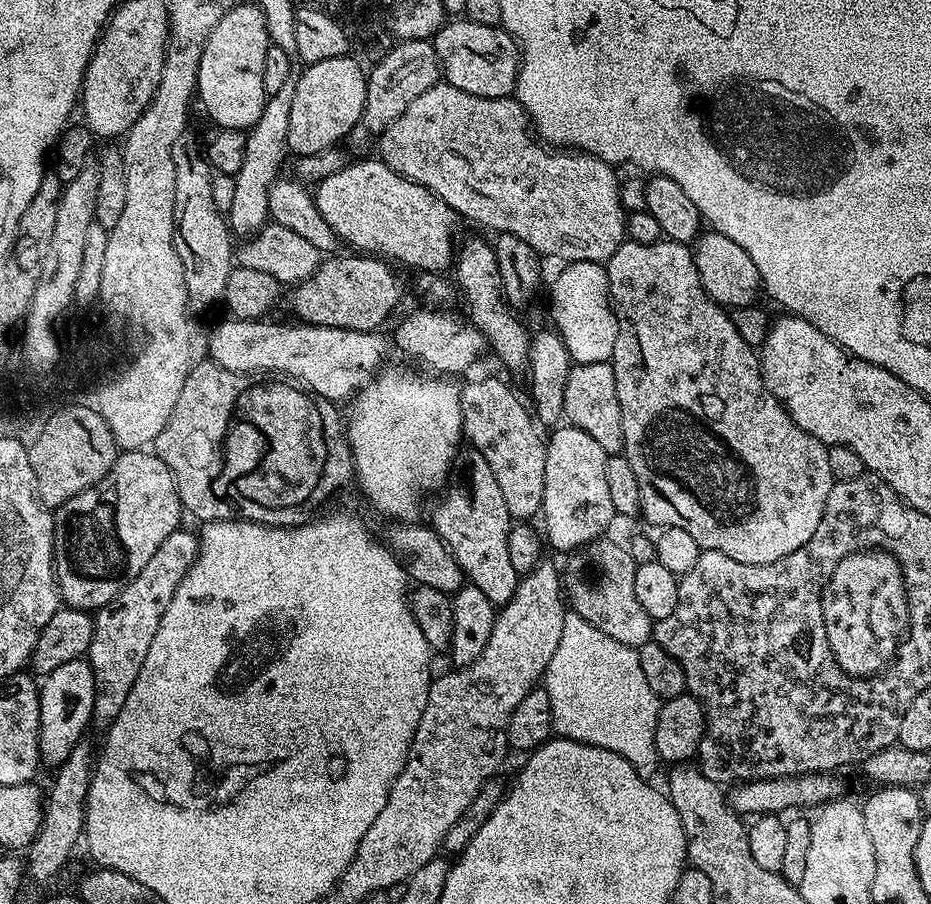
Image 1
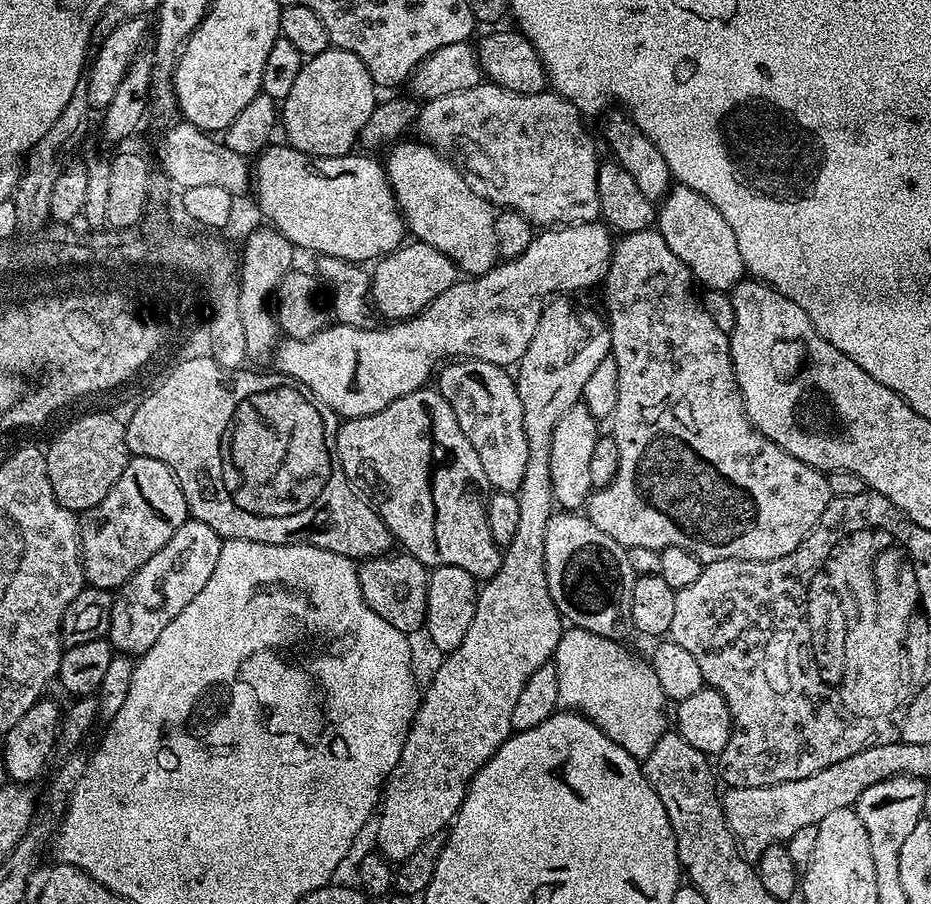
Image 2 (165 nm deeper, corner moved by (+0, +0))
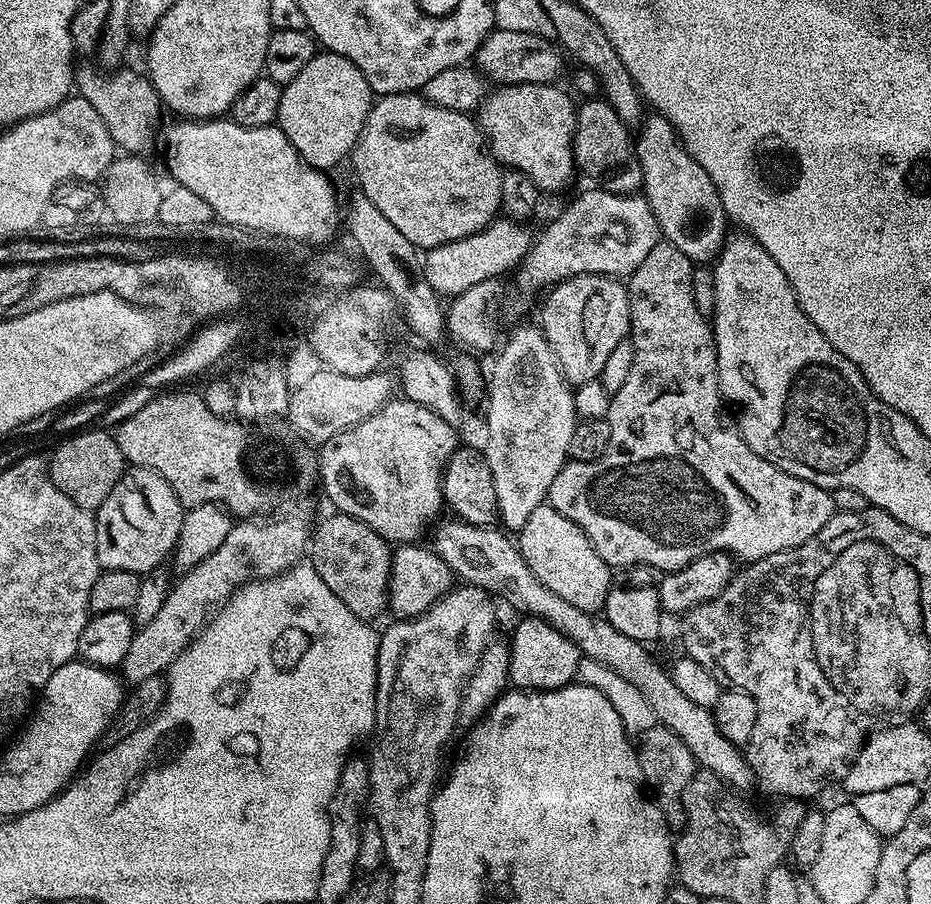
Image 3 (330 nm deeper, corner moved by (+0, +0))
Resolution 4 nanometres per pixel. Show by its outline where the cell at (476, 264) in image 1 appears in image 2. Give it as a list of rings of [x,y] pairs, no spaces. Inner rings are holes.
[[[401,139],[386,152],[388,181],[392,183],[392,192],[396,195],[407,231],[411,235],[413,232],[419,243],[442,250],[461,273],[469,277],[486,274],[501,259],[498,238],[494,235],[497,209],[445,153],[419,139],[408,139]]]

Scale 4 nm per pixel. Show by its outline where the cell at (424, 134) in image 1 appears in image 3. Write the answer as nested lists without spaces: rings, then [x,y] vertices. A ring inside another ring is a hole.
[[[509,84],[507,86],[497,87],[492,91],[489,91],[487,95],[485,95],[484,102],[478,109],[478,123],[480,125],[480,131],[483,132],[485,137],[490,141],[490,151],[493,157],[495,157],[505,169],[526,174],[534,181],[534,183],[536,183],[536,185],[538,185],[541,193],[548,194],[548,192],[562,191],[563,188],[571,182],[572,175],[575,177],[578,172],[576,160],[572,157],[572,139],[576,133],[577,109],[577,105],[575,103],[572,104],[573,97],[571,95],[568,97],[567,94],[560,89],[560,86],[557,86],[556,84]]]

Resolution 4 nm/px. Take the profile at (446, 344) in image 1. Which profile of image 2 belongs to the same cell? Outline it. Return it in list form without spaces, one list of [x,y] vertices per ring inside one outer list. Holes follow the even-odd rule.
[[[603,222],[552,226],[541,232],[544,233],[542,233],[541,236],[539,233],[539,235],[533,238],[530,242],[530,246],[518,258],[504,260],[503,262],[497,263],[496,267],[490,269],[490,271],[481,276],[457,279],[456,284],[450,286],[450,290],[446,290],[446,294],[440,294],[432,304],[429,304],[428,307],[424,309],[423,312],[419,312],[417,316],[413,316],[410,320],[389,323],[387,325],[388,329],[384,329],[383,326],[359,328],[358,326],[332,322],[325,326],[321,332],[314,334],[305,340],[281,339],[274,349],[274,361],[276,360],[276,364],[274,364],[275,371],[283,374],[285,377],[295,380],[302,389],[311,392],[315,399],[321,400],[326,406],[330,406],[330,410],[335,412],[337,417],[351,418],[354,416],[378,414],[378,410],[386,410],[386,406],[390,406],[390,402],[394,402],[398,398],[402,398],[414,390],[425,387],[425,385],[431,381],[428,379],[430,379],[431,376],[433,379],[434,373],[437,369],[439,369],[449,358],[471,358],[501,366],[515,366],[519,364],[522,354],[526,354],[526,346],[530,346],[530,338],[534,338],[534,330],[538,330],[538,318],[542,318],[544,305],[547,304],[549,300],[559,297],[561,294],[580,292],[583,288],[594,287],[595,284],[597,287],[597,285],[603,281],[605,274],[608,273],[608,267],[612,262],[612,245],[614,243],[614,236],[608,225]]]

